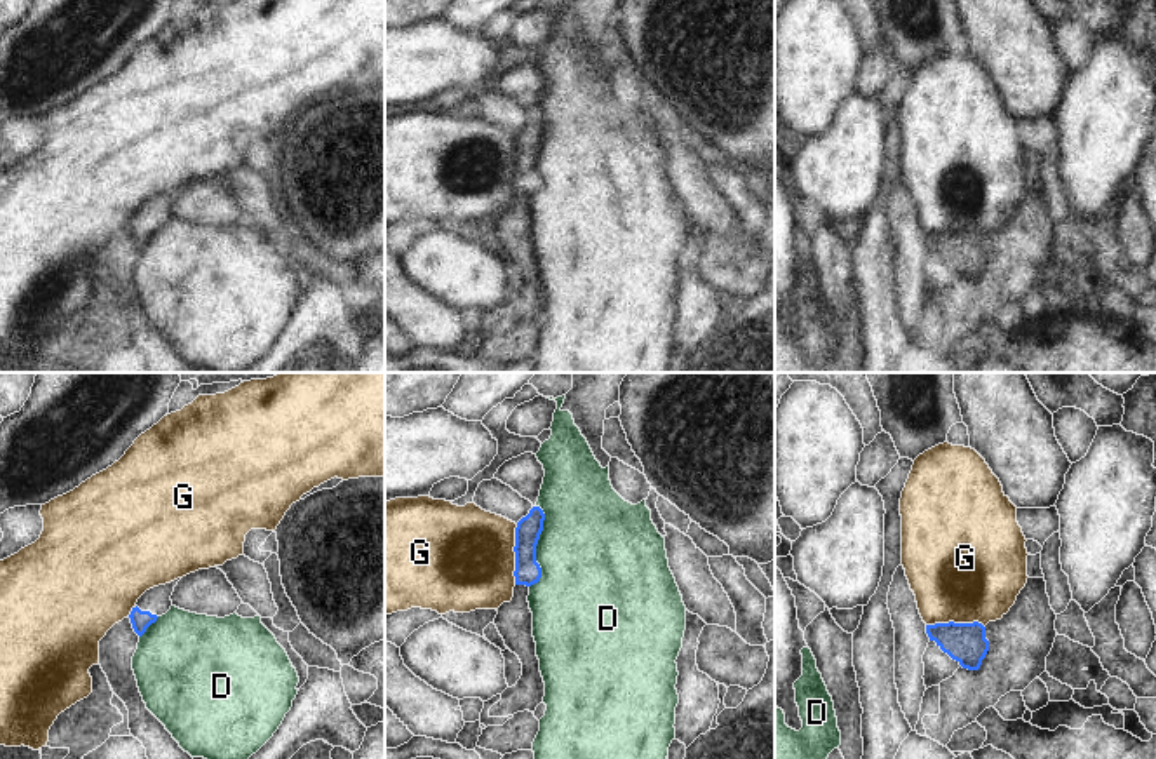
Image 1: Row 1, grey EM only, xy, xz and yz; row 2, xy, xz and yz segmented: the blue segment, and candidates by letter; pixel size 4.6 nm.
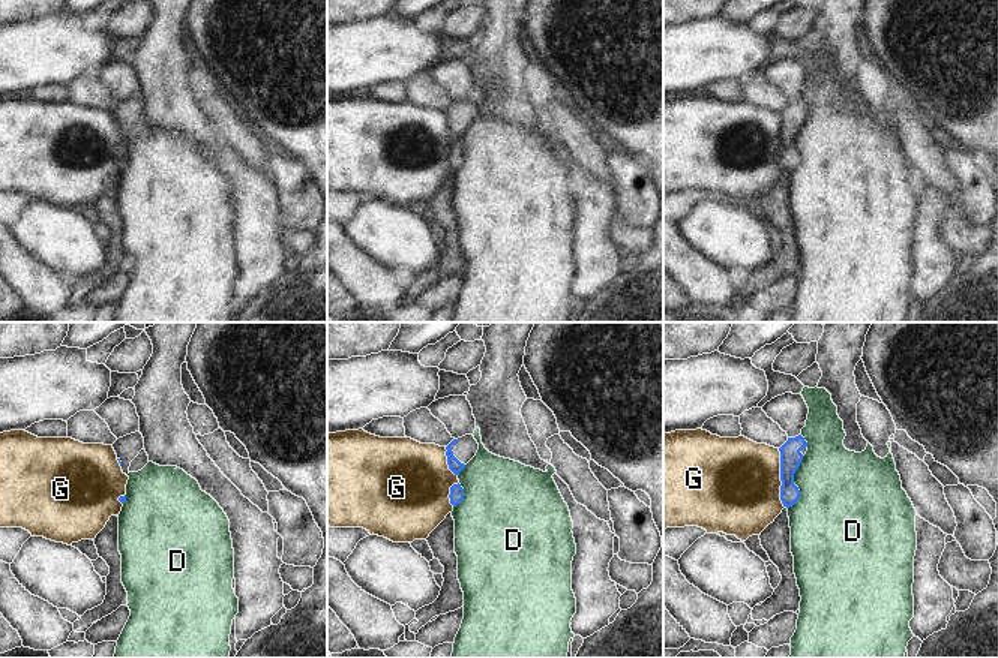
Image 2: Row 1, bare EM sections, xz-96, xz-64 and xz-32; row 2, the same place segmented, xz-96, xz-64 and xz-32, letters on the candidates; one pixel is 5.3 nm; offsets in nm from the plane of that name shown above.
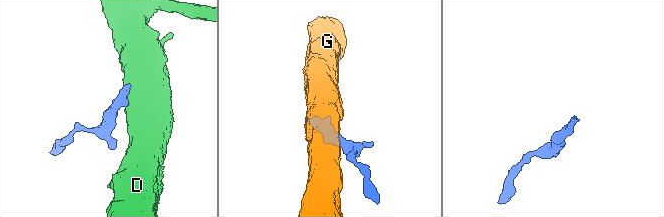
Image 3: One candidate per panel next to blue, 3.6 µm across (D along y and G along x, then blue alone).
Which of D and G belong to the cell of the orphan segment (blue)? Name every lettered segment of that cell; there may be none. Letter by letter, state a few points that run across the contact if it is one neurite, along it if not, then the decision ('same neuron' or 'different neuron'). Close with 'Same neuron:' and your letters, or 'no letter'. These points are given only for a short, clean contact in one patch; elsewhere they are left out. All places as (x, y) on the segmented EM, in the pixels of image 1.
D: different neuron
G: different neuron
Same neuron: no letter

